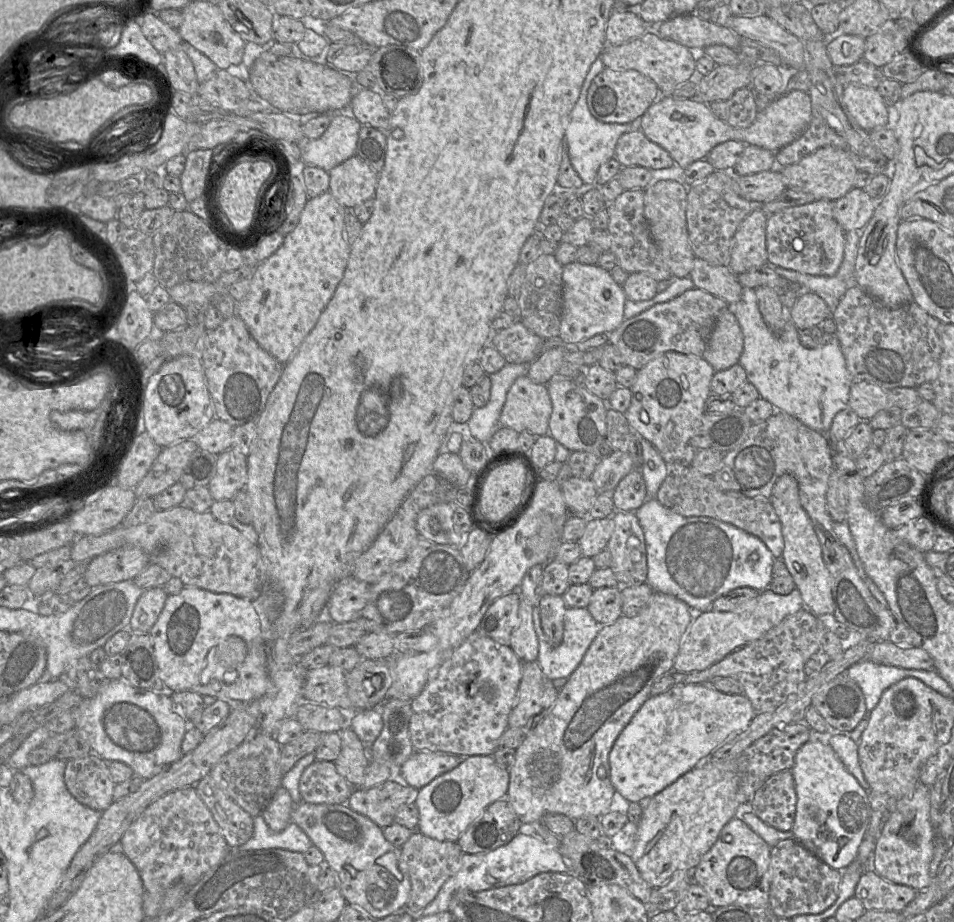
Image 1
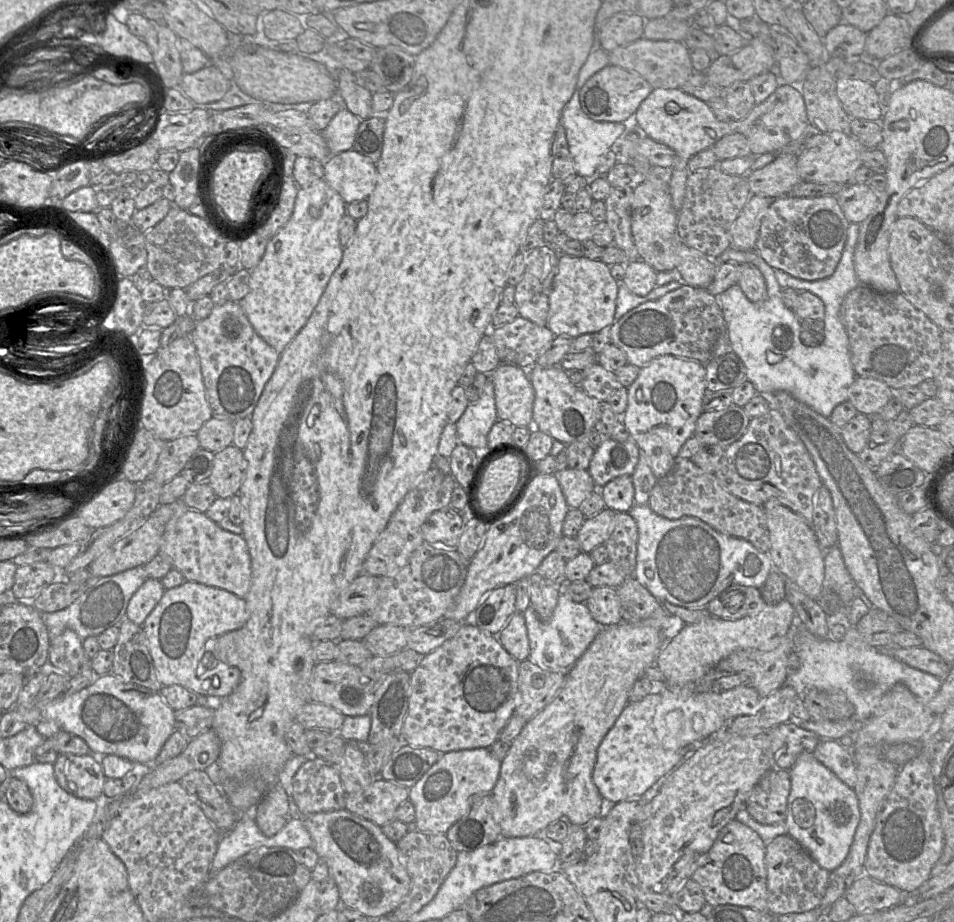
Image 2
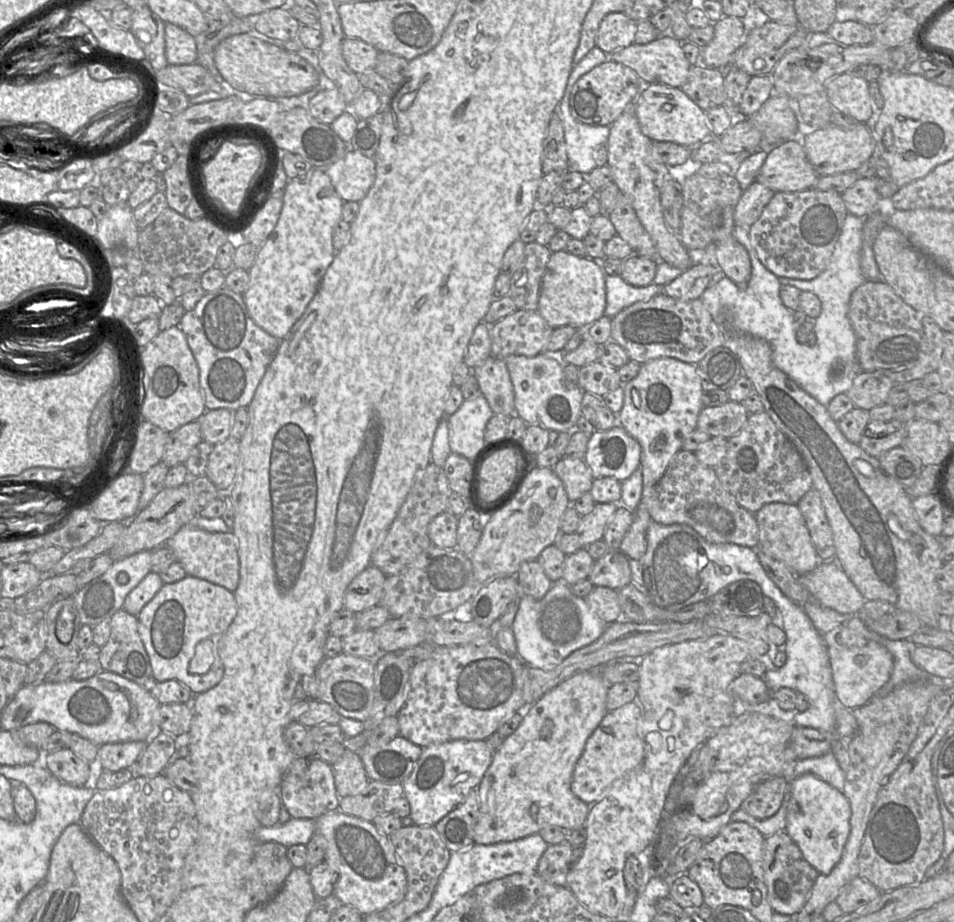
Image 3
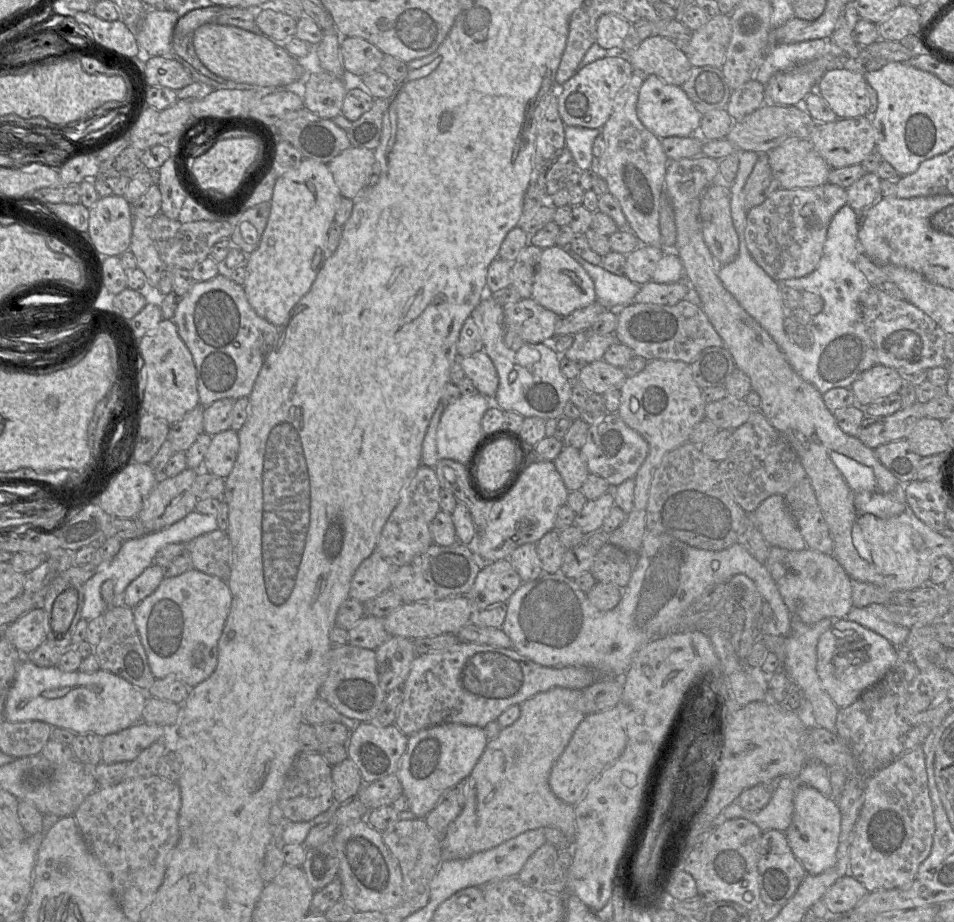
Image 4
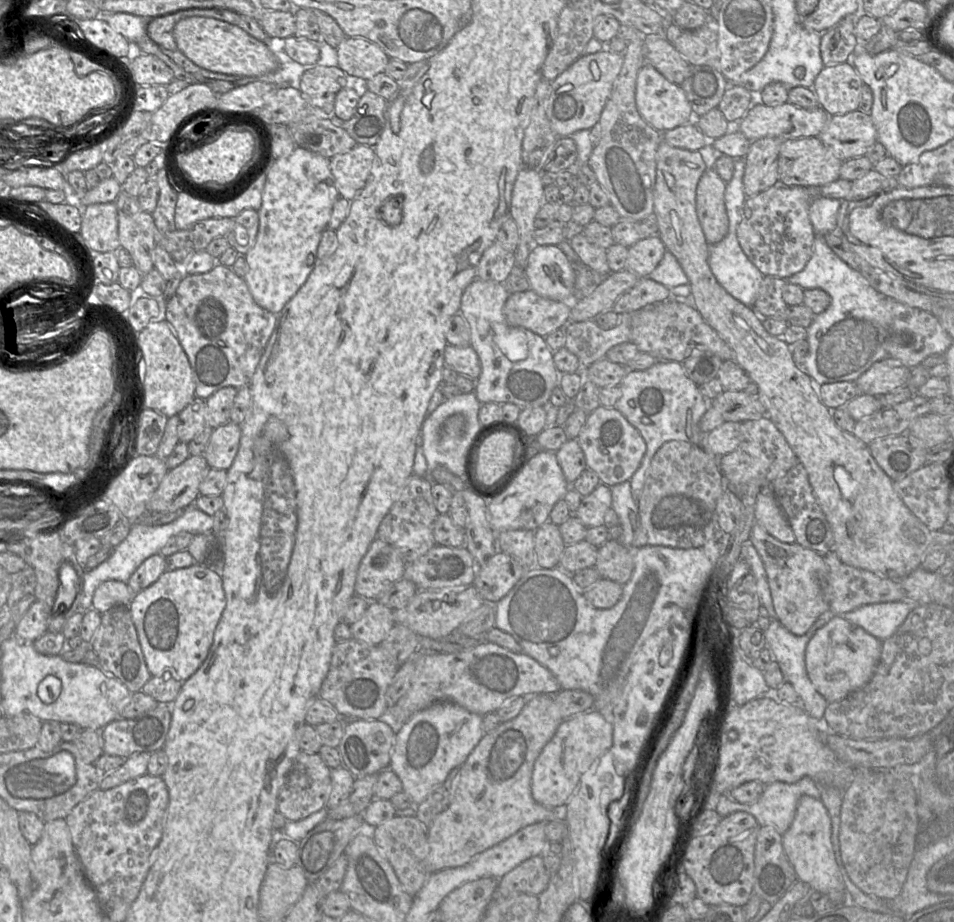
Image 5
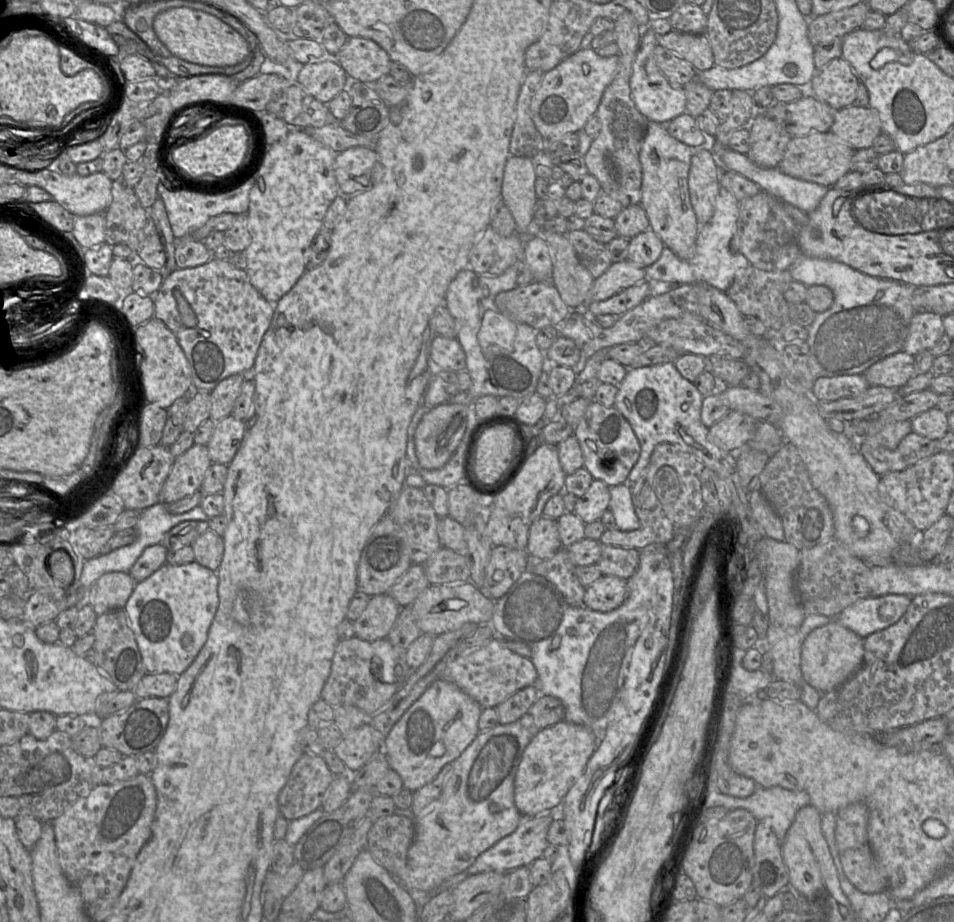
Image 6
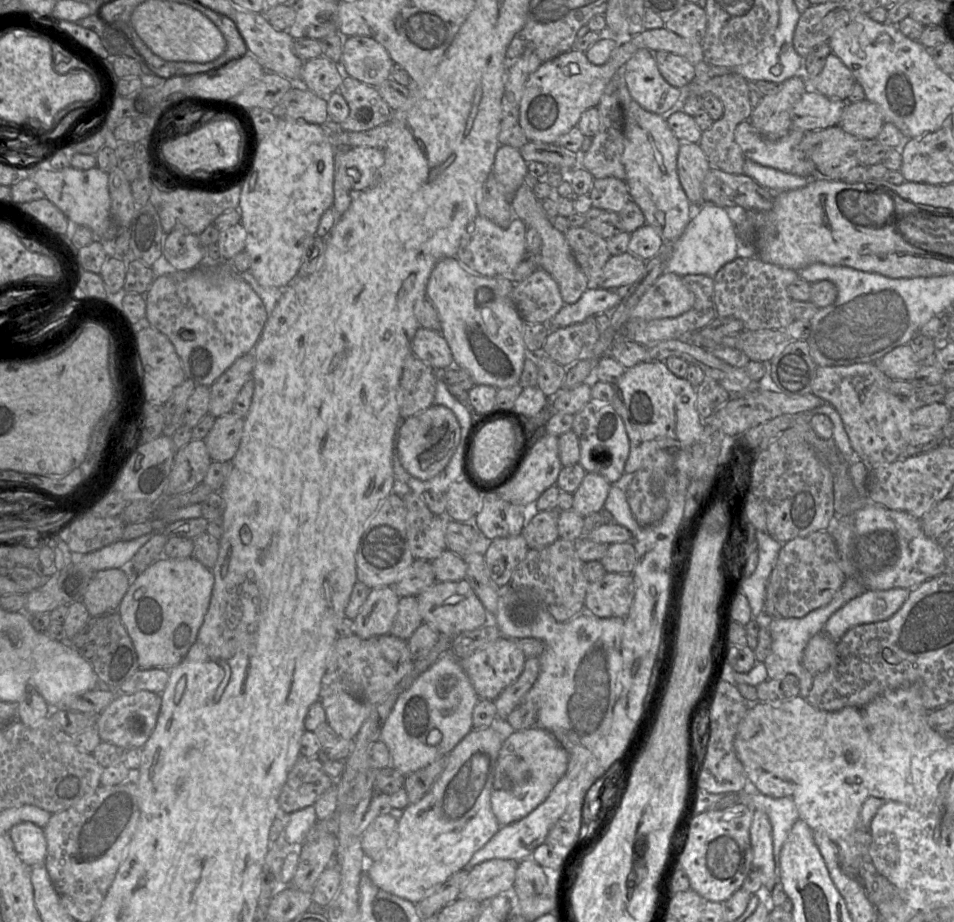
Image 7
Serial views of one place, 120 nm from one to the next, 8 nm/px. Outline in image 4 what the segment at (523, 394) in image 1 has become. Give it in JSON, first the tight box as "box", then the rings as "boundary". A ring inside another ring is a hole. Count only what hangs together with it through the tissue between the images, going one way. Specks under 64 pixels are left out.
{"box":[455,351,499,399],"boundary":[[[484,351],[467,357],[458,355],[455,363],[462,367],[465,376],[472,380],[479,393],[493,399],[499,386],[499,377],[491,358]]]}

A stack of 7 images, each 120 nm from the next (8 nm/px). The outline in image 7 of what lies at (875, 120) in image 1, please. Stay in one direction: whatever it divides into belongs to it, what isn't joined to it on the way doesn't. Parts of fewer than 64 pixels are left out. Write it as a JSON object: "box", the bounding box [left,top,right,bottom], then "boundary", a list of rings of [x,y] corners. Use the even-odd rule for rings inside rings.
{"box":[809,53,855,102],"boundary":[[[831,53],[826,58],[818,77],[809,82],[809,87],[829,98],[847,102],[855,82],[850,69],[835,54]]]}

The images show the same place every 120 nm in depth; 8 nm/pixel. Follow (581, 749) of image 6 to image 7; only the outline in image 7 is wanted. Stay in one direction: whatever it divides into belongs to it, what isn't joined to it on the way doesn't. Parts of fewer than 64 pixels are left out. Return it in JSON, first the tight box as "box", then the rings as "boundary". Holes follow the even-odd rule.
{"box":[491,726,568,826],"boundary":[[[540,726],[513,732],[499,752],[491,791],[491,808],[501,826],[517,822],[543,803],[568,767],[568,754],[557,739]]]}

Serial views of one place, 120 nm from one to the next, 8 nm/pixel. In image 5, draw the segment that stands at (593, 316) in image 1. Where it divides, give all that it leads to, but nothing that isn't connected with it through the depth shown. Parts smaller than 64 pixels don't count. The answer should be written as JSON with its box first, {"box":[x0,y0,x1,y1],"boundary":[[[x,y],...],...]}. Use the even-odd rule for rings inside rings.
{"box":[526,245,574,301],"boundary":[[[533,245],[526,275],[531,289],[538,295],[555,301],[574,301],[572,263],[557,245]]]}

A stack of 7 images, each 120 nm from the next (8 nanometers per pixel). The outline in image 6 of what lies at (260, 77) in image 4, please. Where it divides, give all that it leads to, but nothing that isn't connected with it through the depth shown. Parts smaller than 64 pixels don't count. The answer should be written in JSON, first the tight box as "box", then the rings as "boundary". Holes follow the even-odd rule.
{"box":[153,7,250,67],"boundary":[[[188,7],[164,10],[155,16],[153,30],[172,55],[190,63],[214,67],[232,66],[250,55],[249,44],[241,34],[204,11]]]}

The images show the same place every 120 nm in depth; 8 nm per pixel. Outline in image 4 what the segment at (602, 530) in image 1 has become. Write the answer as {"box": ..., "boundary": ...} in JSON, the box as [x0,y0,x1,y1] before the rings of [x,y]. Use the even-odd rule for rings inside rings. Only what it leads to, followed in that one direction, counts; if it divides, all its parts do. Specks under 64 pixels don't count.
{"box":[574,491,614,537],"boundary":[[[609,491],[595,500],[588,500],[582,510],[576,514],[574,525],[587,537],[602,528],[605,518],[614,505],[613,491]]]}

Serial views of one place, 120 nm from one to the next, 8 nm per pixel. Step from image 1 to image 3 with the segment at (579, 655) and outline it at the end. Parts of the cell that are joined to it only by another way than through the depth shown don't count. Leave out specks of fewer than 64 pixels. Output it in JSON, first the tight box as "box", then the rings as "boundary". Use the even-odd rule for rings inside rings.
{"box":[511,581,608,670],"boundary":[[[564,581],[554,582],[541,599],[521,595],[519,608],[511,626],[518,657],[532,667],[551,670],[574,651],[595,642],[608,624],[591,611],[586,598],[573,594]]]}

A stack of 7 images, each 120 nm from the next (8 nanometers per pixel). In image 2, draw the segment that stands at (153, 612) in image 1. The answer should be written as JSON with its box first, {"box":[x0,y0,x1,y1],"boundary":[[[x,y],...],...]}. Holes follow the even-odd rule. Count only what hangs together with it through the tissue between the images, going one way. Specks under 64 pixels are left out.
{"box":[126,578,165,625],"boundary":[[[147,578],[131,597],[126,617],[137,625],[143,625],[147,616],[161,600],[165,590],[160,580]]]}

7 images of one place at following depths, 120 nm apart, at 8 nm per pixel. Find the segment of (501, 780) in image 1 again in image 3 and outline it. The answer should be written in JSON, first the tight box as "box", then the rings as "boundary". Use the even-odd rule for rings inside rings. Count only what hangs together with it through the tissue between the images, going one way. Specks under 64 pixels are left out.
{"box":[402,740,494,827],"boundary":[[[453,740],[422,748],[411,775],[402,783],[404,797],[409,801],[409,817],[417,826],[434,827],[459,806],[469,792],[481,782],[492,762],[494,751],[486,740]]]}

